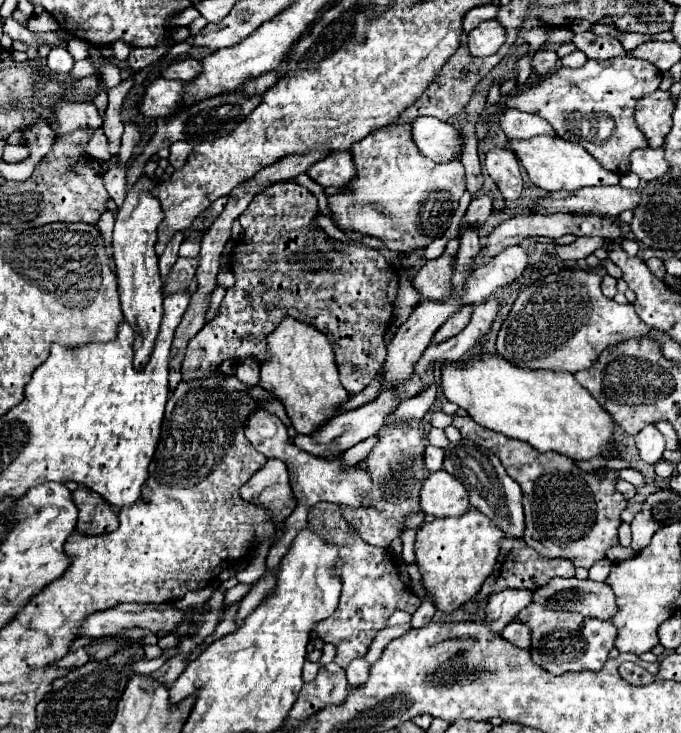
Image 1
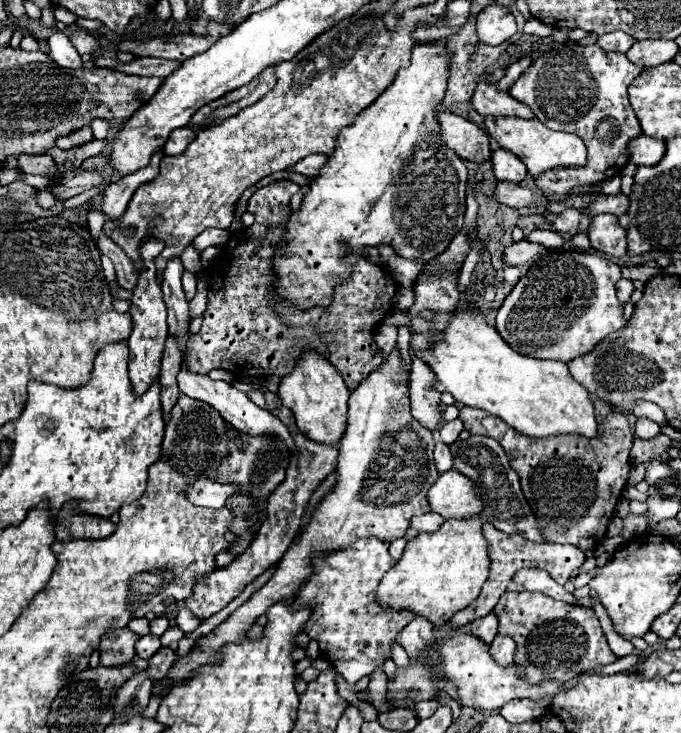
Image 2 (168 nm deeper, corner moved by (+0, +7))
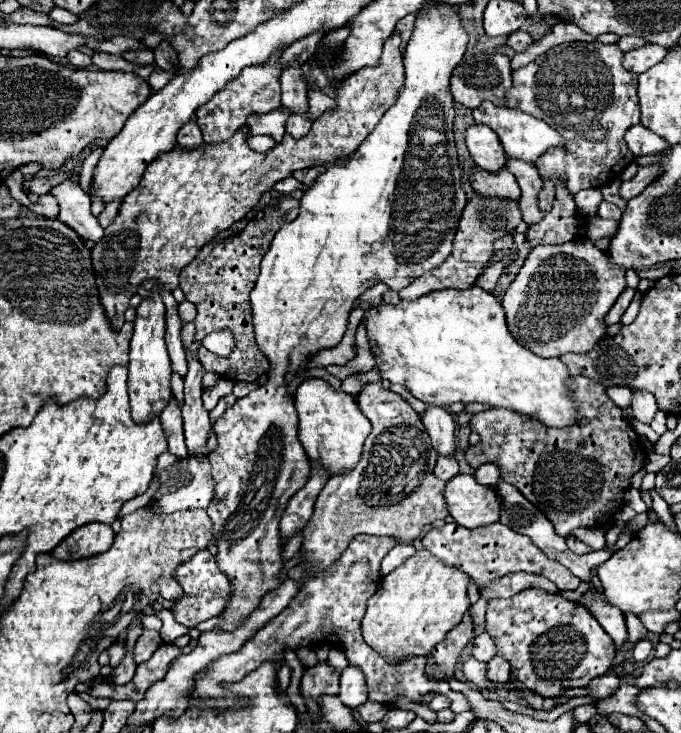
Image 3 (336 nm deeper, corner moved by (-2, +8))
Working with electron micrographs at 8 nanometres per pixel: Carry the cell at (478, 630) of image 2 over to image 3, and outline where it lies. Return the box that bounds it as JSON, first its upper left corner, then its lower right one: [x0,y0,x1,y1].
[472,632,496,662]

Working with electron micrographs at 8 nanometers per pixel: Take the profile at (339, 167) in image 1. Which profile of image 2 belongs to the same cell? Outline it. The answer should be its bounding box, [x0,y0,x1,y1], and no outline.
[290,153,328,177]

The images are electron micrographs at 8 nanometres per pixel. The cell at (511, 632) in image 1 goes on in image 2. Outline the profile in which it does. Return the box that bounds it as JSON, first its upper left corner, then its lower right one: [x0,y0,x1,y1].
[490,635,516,665]

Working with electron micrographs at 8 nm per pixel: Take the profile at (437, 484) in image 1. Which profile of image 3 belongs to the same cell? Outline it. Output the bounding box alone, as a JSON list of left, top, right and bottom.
[444,474,500,528]

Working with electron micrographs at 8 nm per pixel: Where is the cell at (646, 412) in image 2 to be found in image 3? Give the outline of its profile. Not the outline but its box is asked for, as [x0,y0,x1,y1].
[606,386,632,408]

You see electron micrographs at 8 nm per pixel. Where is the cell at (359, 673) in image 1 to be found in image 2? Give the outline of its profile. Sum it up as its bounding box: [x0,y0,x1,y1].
[356,669,390,711]

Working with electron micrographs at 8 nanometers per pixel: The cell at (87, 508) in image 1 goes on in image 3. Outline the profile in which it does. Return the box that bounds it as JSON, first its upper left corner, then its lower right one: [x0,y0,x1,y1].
[52,522,114,560]

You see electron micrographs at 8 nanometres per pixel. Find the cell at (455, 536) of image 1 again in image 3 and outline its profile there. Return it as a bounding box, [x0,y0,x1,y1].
[362,548,470,664]

